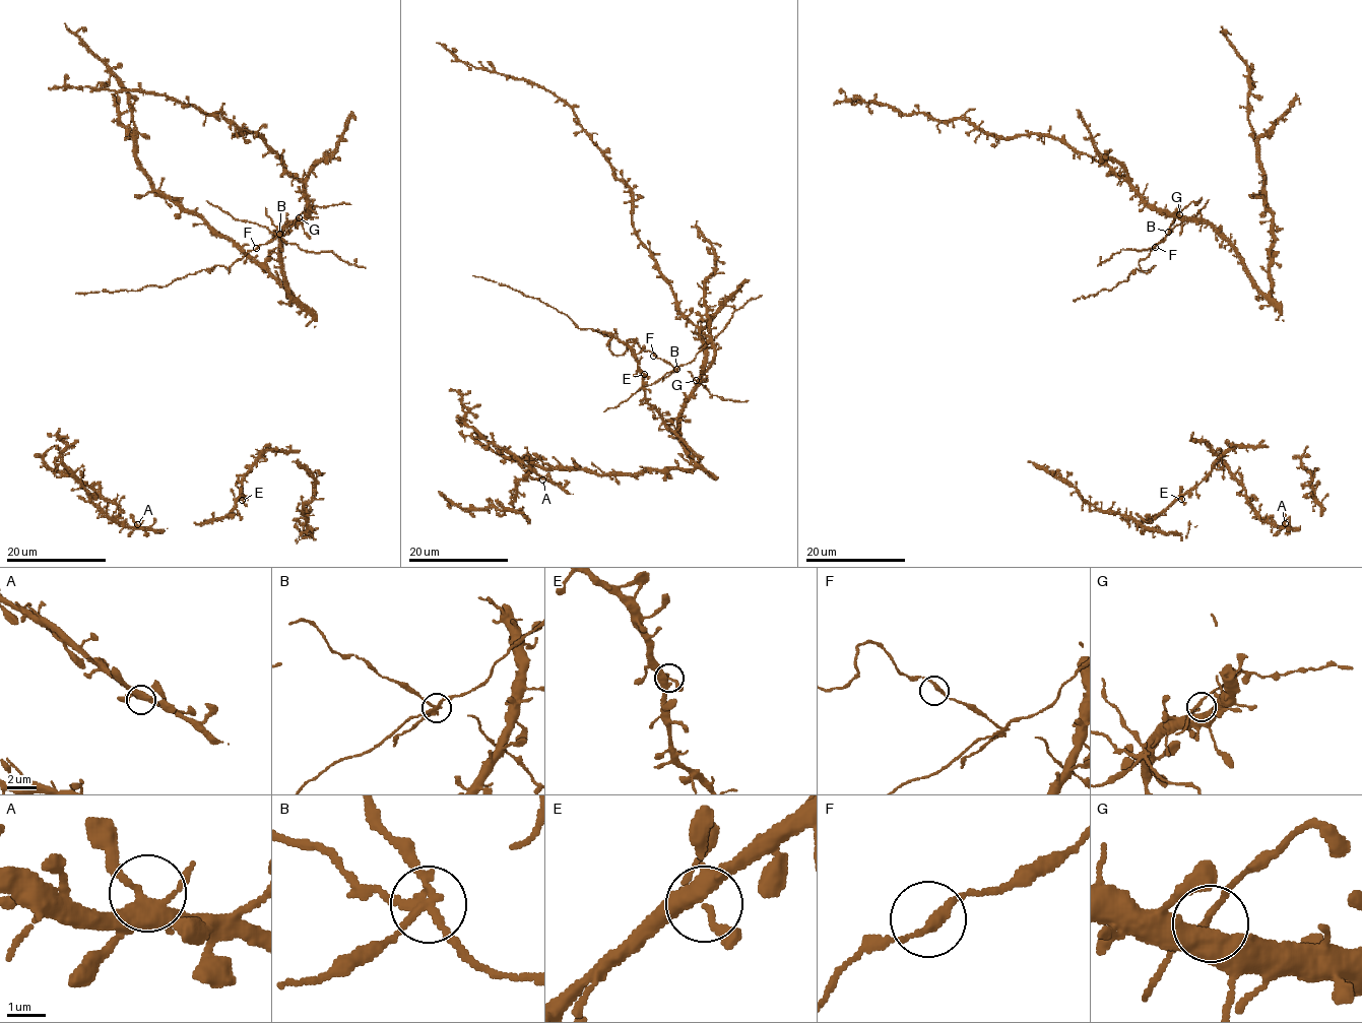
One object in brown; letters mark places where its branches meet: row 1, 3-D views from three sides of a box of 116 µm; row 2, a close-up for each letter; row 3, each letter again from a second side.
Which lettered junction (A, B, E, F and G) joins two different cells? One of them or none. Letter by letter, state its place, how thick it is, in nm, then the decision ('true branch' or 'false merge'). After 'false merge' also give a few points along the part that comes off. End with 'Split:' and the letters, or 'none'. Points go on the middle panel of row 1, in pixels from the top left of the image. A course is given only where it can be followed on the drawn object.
A: place (542, 480); calibre 360 nm; true branch
B: place (676, 369); calibre 200 nm; false merge; course (676, 368), (692, 361), (725, 327), (733, 313), (762, 295)
E: place (644, 374); calibre 240 nm; true branch
F: place (653, 356); calibre 220 nm; true branch
G: place (696, 380); calibre 220 nm; true branch
Split: B

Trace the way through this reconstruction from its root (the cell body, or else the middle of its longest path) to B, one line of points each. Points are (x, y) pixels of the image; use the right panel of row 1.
B: (1154, 247), (1168, 233)

